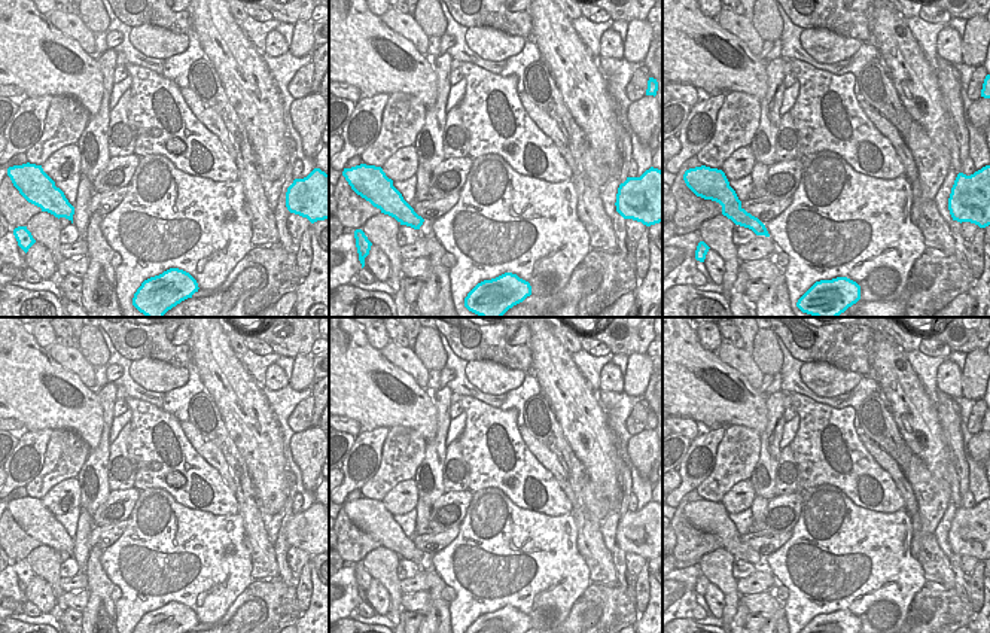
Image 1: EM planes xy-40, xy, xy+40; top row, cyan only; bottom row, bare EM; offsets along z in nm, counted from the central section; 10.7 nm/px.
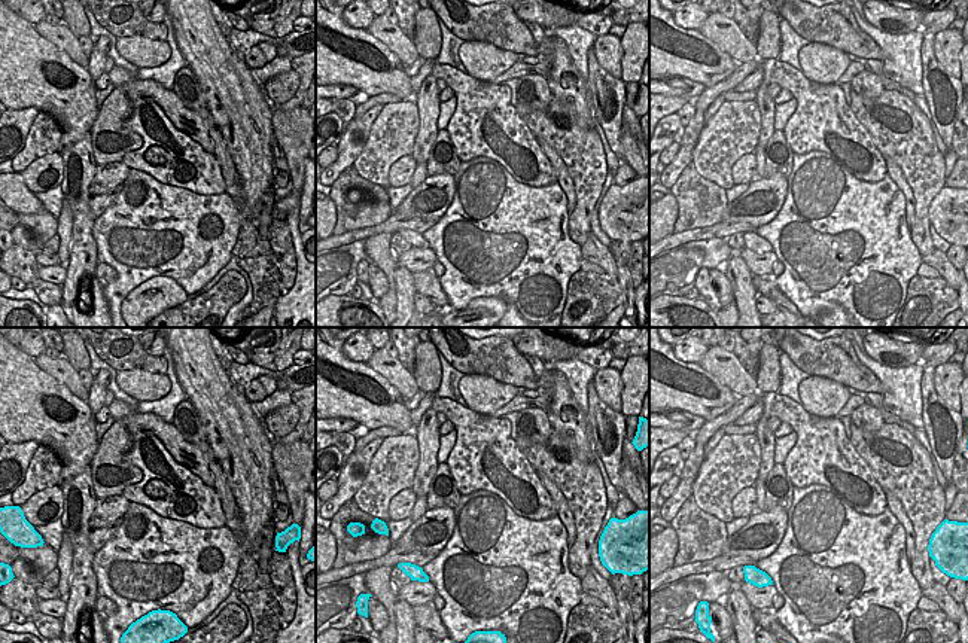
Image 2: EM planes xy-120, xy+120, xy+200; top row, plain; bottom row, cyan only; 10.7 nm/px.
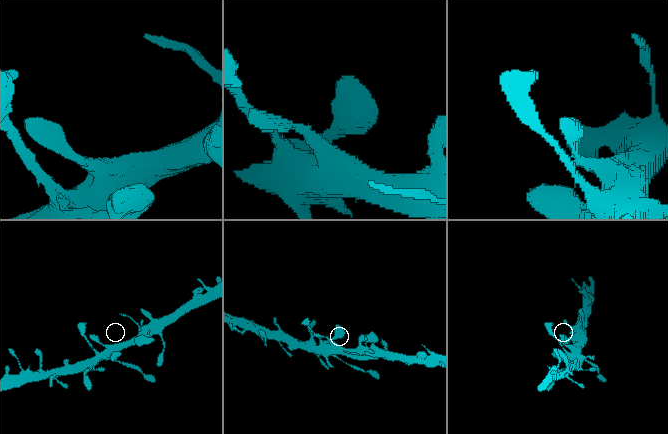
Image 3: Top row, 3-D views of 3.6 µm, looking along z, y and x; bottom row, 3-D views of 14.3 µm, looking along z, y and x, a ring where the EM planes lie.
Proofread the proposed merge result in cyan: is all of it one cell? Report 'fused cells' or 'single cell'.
single cell

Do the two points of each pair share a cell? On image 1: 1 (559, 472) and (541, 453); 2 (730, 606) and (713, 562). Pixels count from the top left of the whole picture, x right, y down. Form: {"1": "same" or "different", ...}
{"1": "same", "2": "same"}

